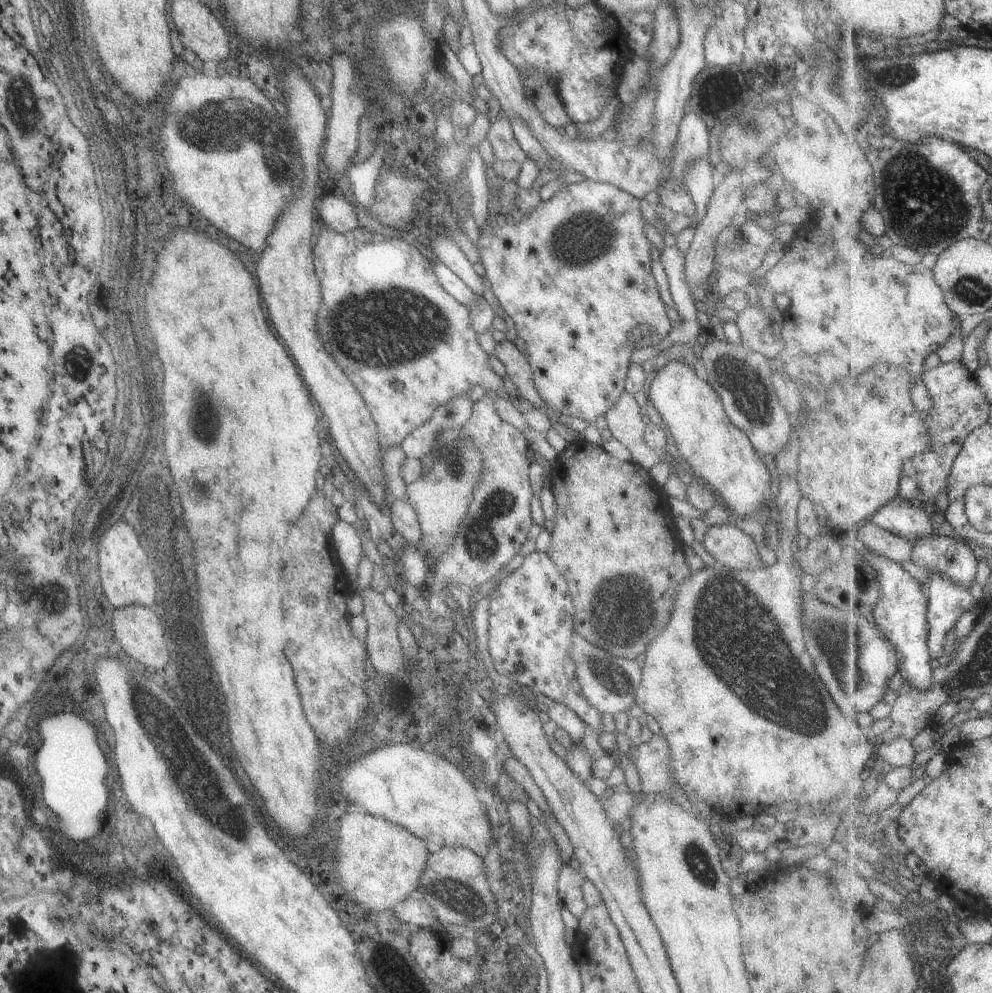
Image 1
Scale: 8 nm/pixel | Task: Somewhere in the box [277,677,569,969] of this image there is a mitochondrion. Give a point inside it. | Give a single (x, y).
(458, 889)

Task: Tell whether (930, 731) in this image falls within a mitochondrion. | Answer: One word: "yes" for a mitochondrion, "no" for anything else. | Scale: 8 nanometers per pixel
no

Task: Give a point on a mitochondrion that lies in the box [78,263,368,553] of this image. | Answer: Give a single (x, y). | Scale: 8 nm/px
(97, 456)

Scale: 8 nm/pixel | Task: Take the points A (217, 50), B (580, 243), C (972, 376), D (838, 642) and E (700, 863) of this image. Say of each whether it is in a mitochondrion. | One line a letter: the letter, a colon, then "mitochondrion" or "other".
A: other
B: mitochondrion
C: other
D: mitochondrion
E: mitochondrion

